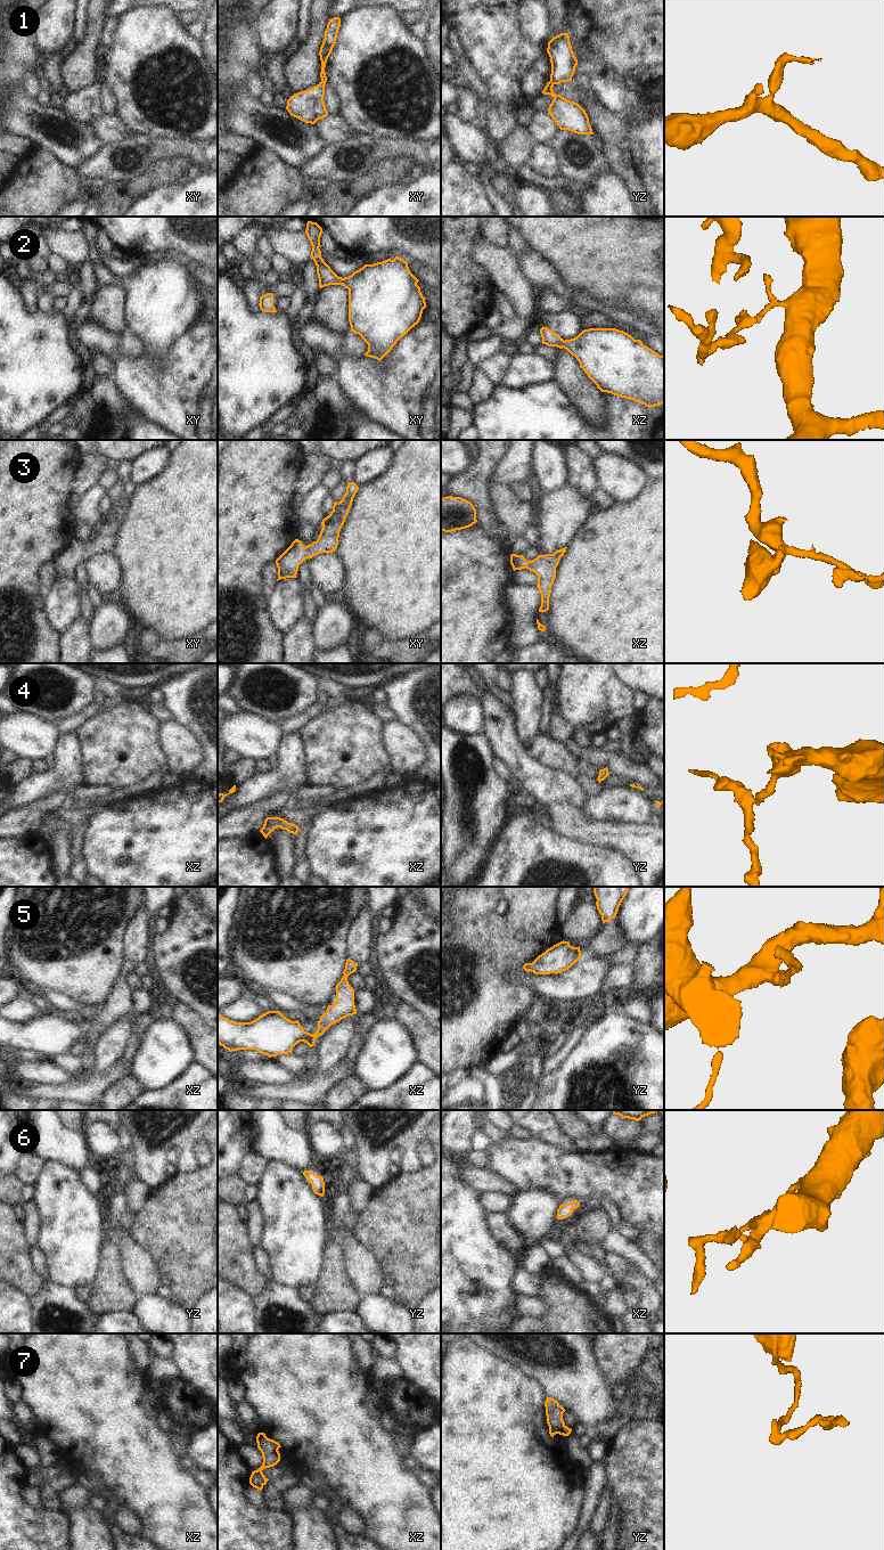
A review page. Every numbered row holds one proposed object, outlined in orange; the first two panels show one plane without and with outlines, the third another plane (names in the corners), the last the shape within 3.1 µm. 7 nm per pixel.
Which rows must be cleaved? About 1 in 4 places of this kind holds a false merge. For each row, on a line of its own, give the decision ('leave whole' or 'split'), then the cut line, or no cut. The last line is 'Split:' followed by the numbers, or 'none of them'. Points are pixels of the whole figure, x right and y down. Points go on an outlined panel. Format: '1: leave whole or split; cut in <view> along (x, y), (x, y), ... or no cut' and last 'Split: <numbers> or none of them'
1: split; cut in xy along (321, 80), (326, 81)
2: leave whole; no cut
3: leave whole; no cut
4: leave whole; no cut
5: leave whole; no cut
6: leave whole; no cut
7: leave whole; no cut
Split: 1

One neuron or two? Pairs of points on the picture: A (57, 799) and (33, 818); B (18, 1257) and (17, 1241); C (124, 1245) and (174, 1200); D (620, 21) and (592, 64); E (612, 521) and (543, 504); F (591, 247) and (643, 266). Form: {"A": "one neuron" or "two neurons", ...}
{"A": "one neuron", "B": "one neuron", "C": "two neurons", "D": "two neurons", "E": "two neurons", "F": "one neuron"}

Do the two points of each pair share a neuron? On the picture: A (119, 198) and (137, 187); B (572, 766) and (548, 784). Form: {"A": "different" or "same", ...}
{"A": "same", "B": "different"}

